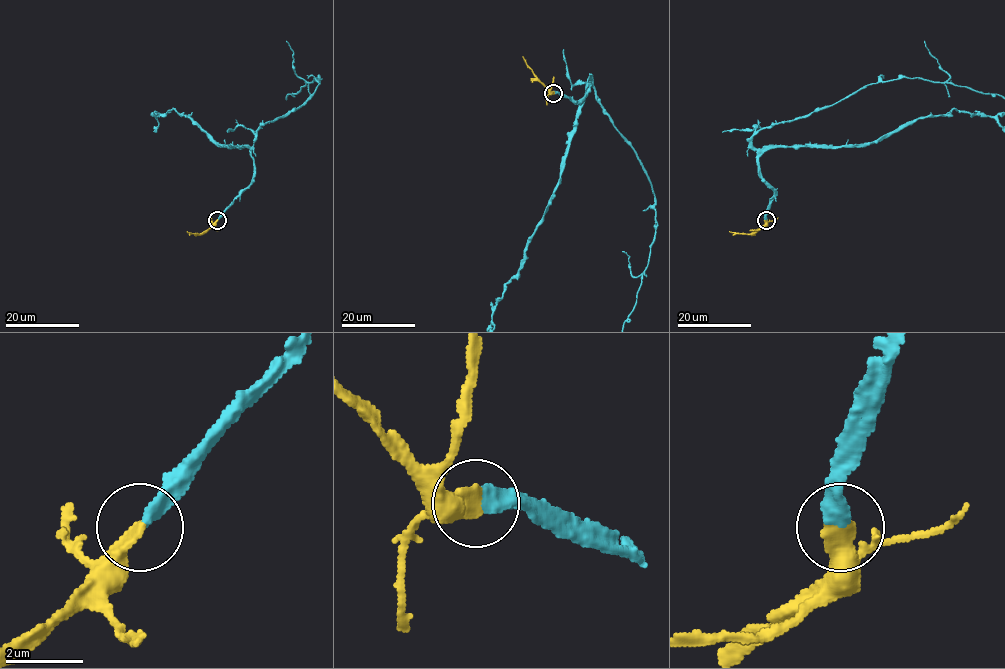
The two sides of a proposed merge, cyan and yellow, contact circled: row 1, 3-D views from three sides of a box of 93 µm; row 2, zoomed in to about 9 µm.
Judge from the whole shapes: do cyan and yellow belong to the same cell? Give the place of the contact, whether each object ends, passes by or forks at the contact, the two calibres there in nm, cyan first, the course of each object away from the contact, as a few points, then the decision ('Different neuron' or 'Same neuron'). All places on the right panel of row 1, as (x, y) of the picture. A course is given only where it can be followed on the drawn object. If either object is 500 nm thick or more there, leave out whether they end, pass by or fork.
Place: (766, 220). At the ring cyan ends. At the ring yellow ends. Thickness 360 nm (cyan) against 440 nm. Course of yellow: (766, 220), (750, 234), (729, 231). Same neuron

